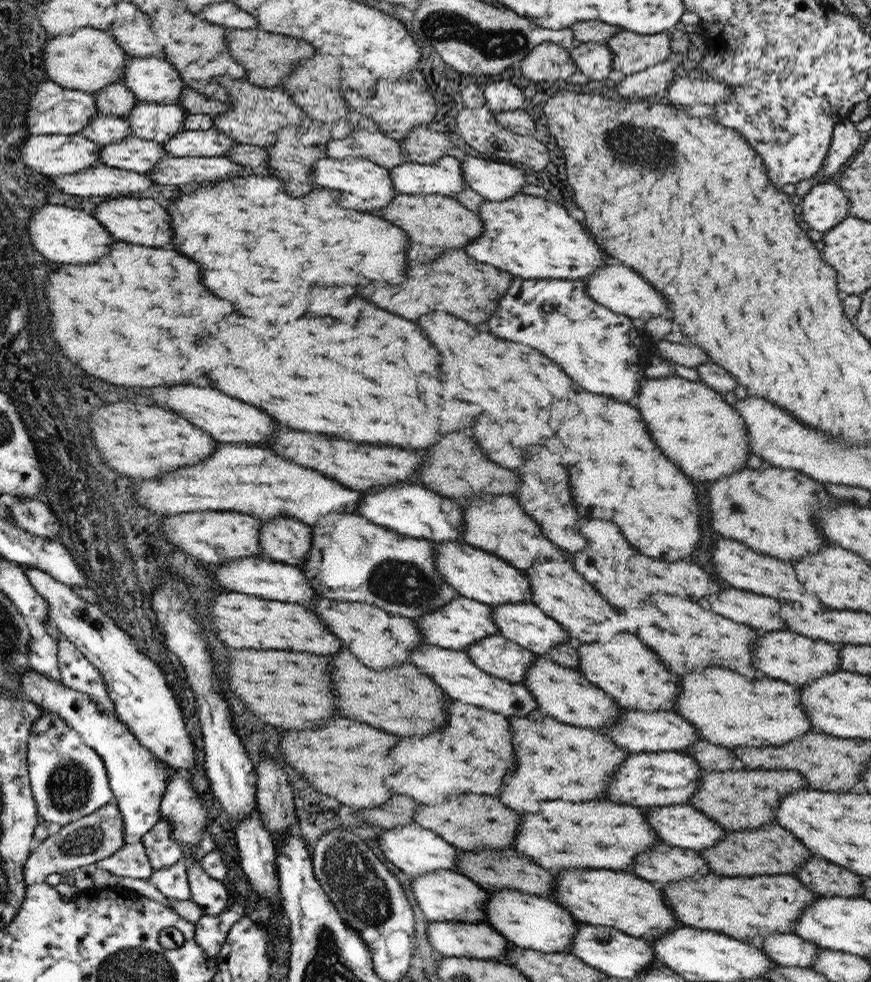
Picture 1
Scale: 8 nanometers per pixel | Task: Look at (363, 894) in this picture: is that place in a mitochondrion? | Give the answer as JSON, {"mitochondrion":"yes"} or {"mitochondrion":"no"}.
{"mitochondrion":"yes"}

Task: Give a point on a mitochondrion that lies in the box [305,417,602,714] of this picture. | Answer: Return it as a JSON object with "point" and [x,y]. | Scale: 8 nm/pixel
{"point":[399,582]}

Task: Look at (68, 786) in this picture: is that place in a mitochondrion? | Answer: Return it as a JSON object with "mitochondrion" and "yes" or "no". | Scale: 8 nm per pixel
{"mitochondrion":"yes"}

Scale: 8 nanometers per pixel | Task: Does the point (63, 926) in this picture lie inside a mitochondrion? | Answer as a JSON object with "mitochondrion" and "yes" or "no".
{"mitochondrion":"no"}

